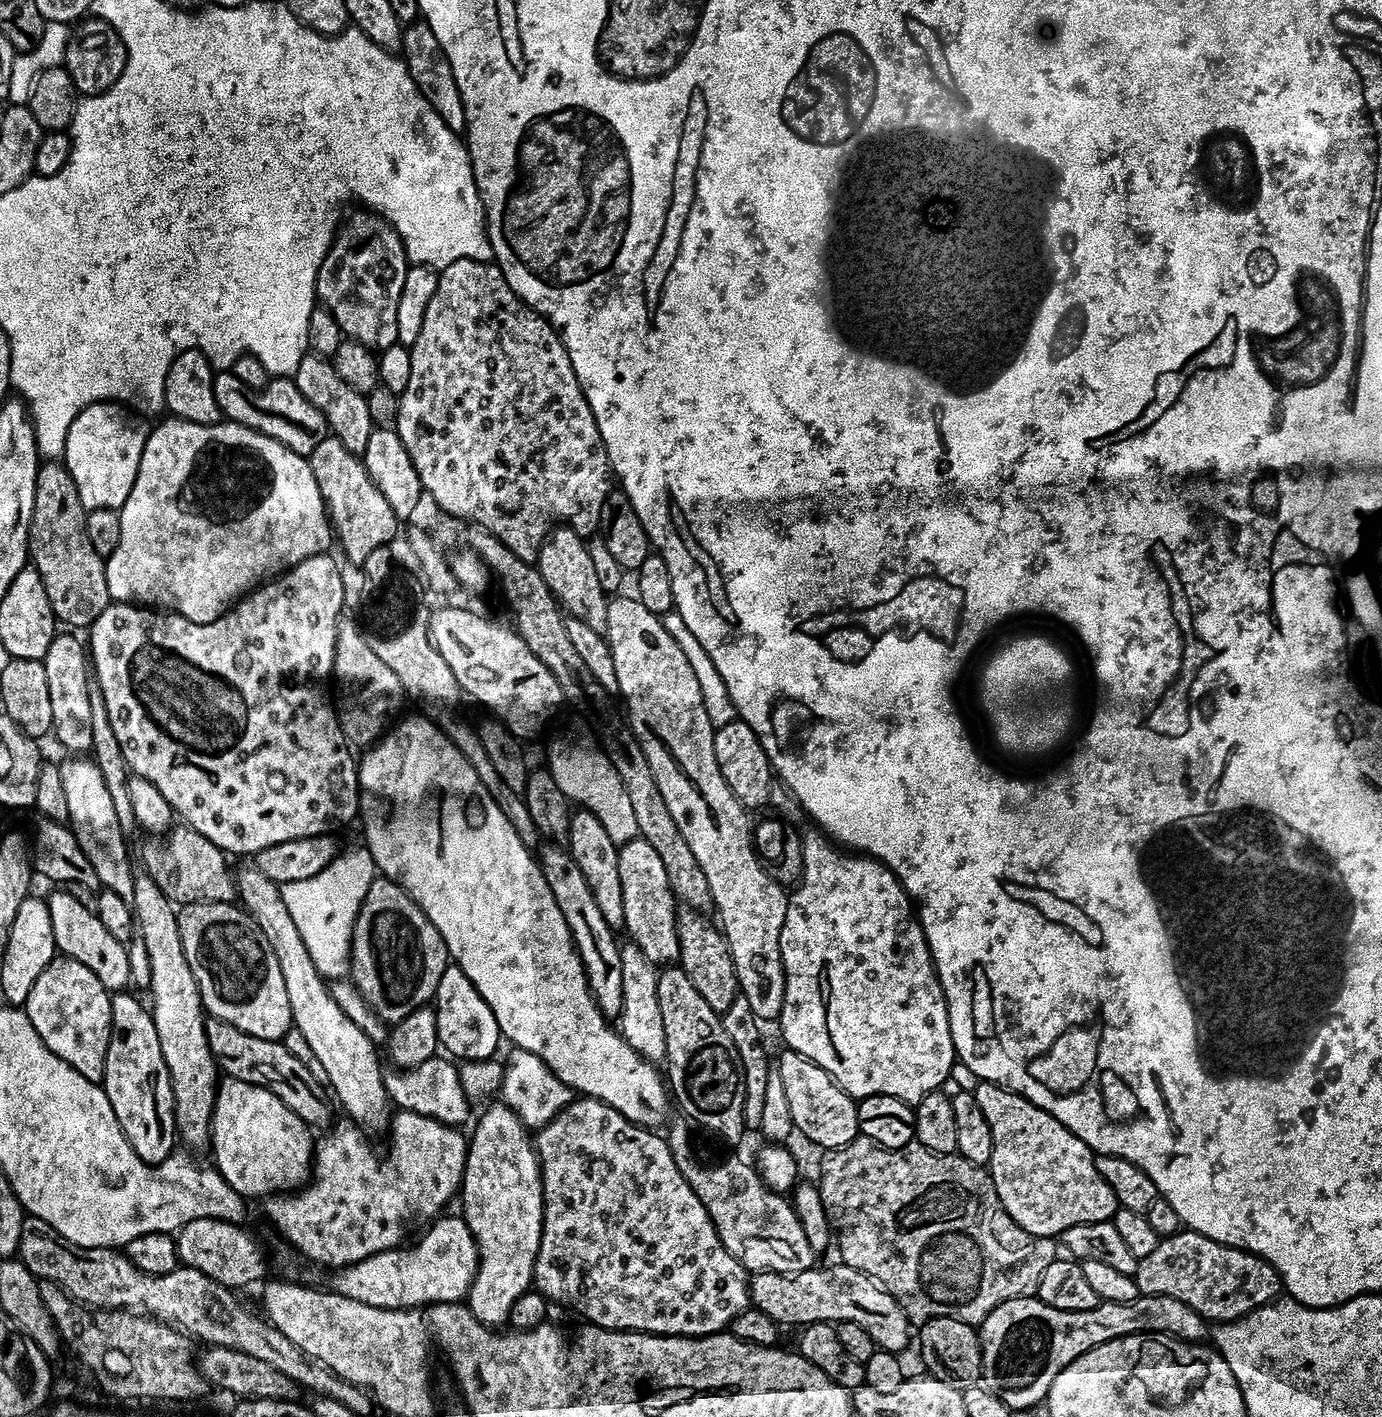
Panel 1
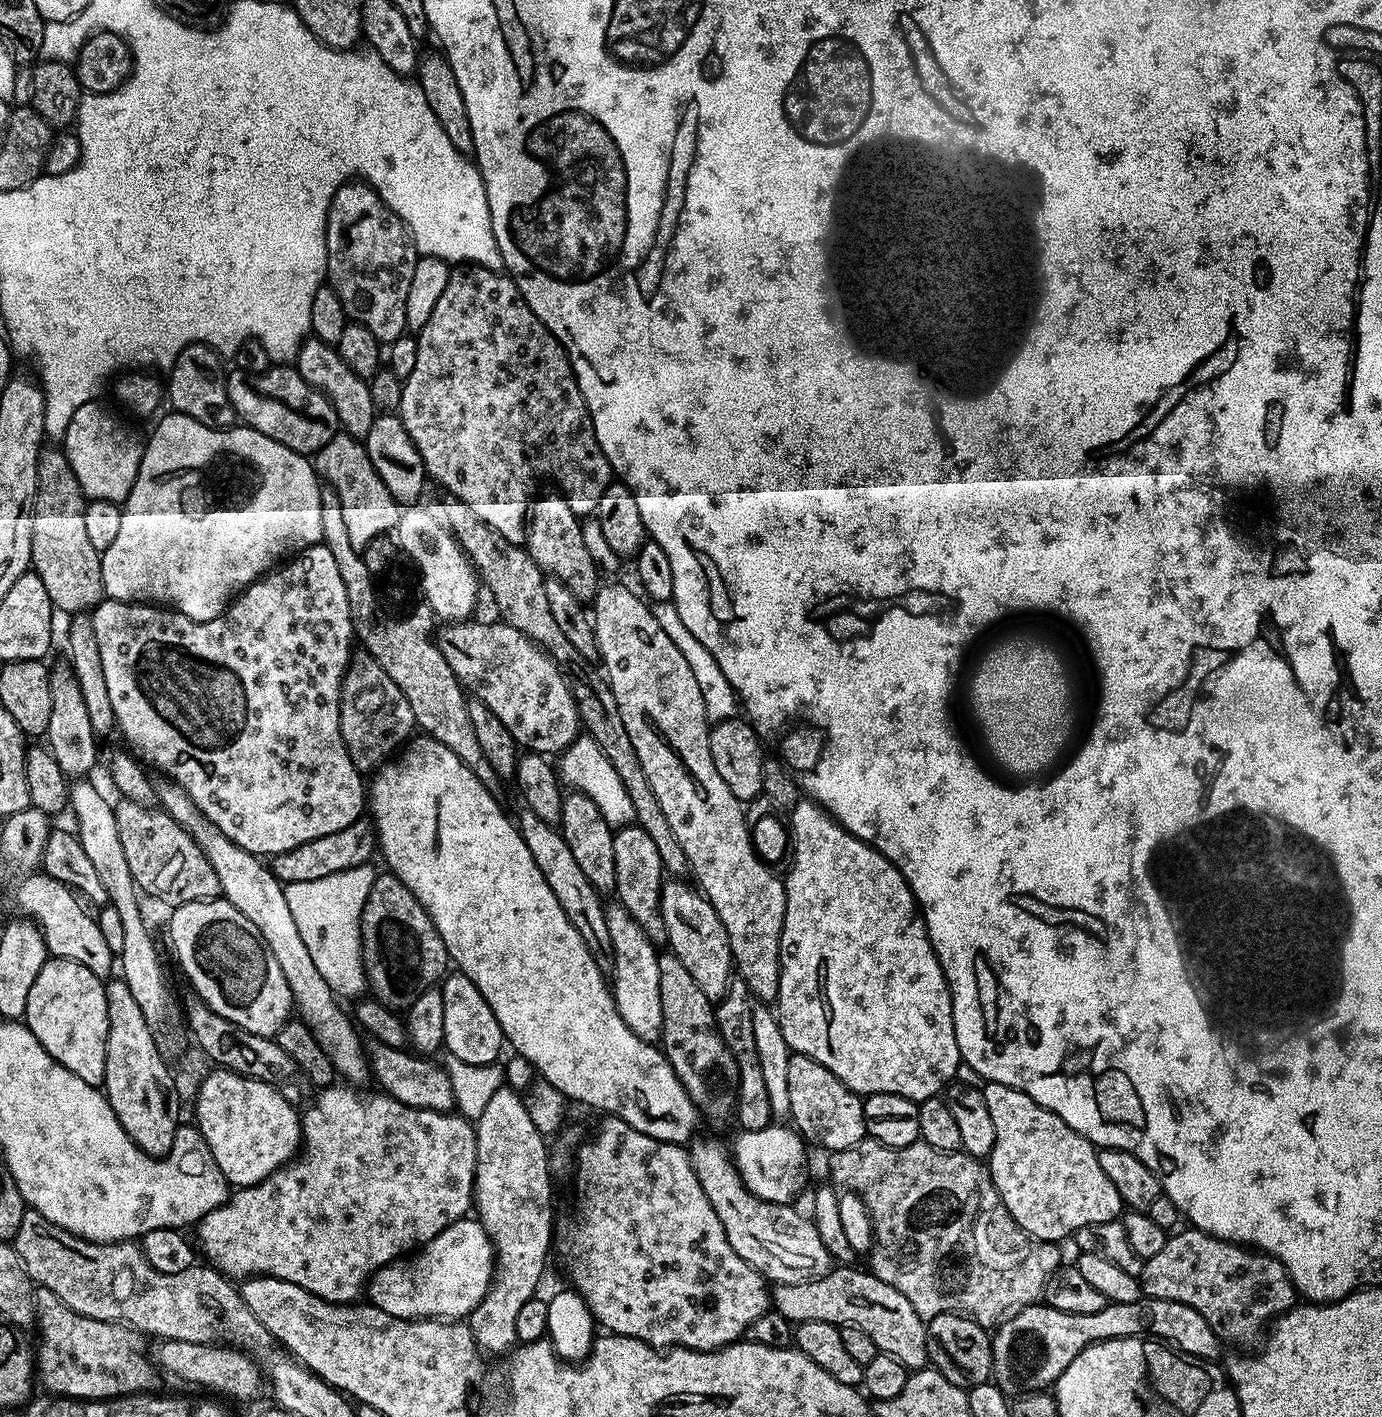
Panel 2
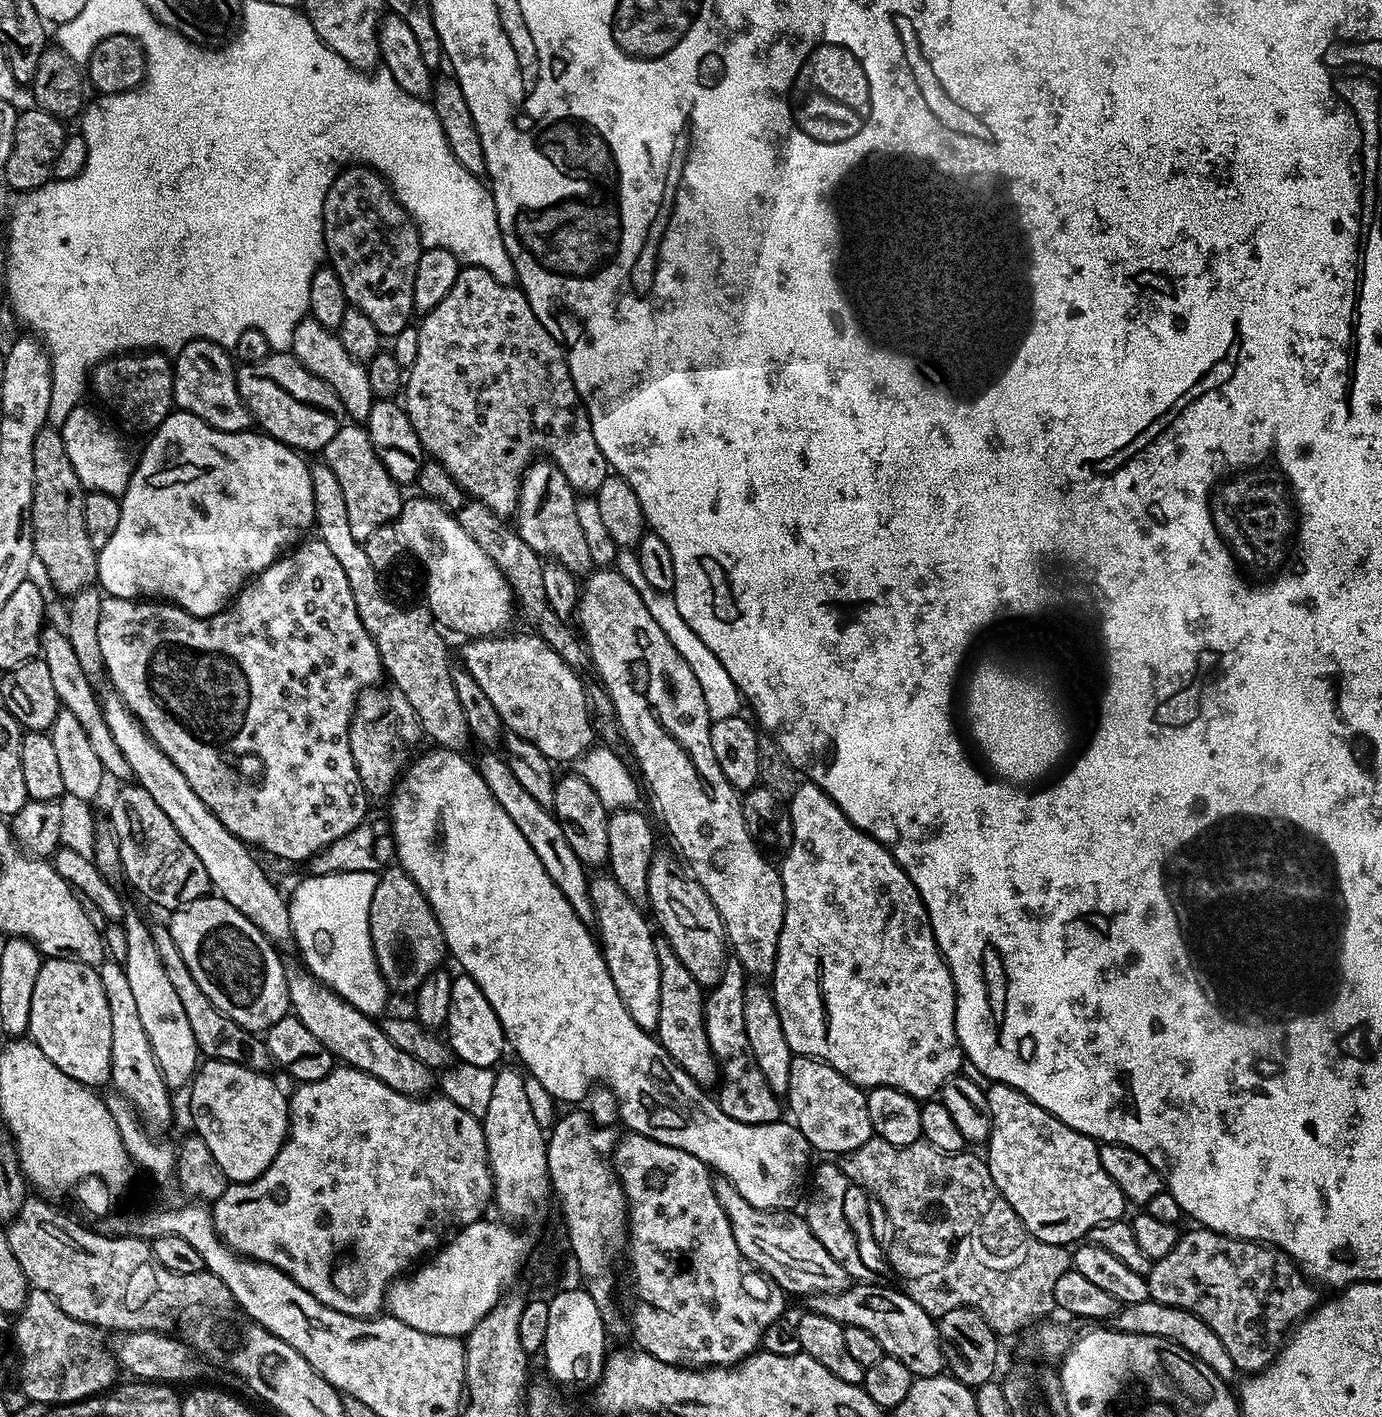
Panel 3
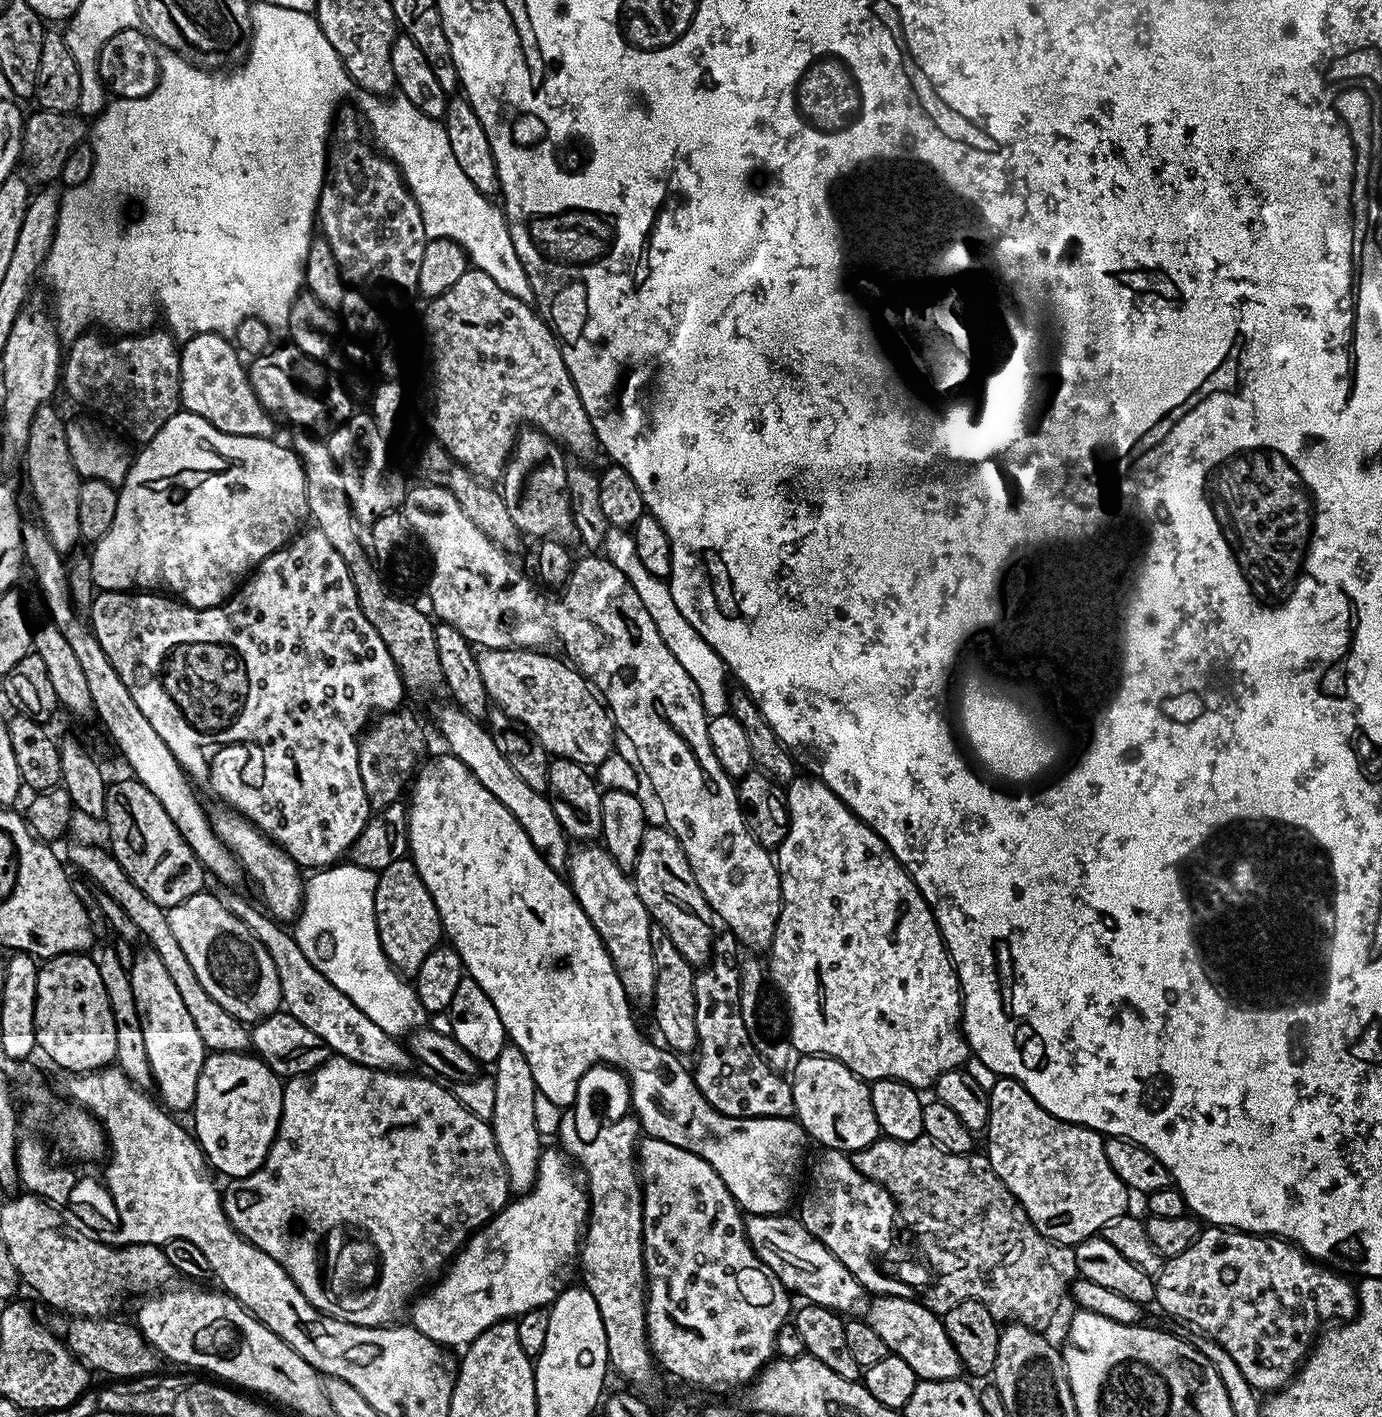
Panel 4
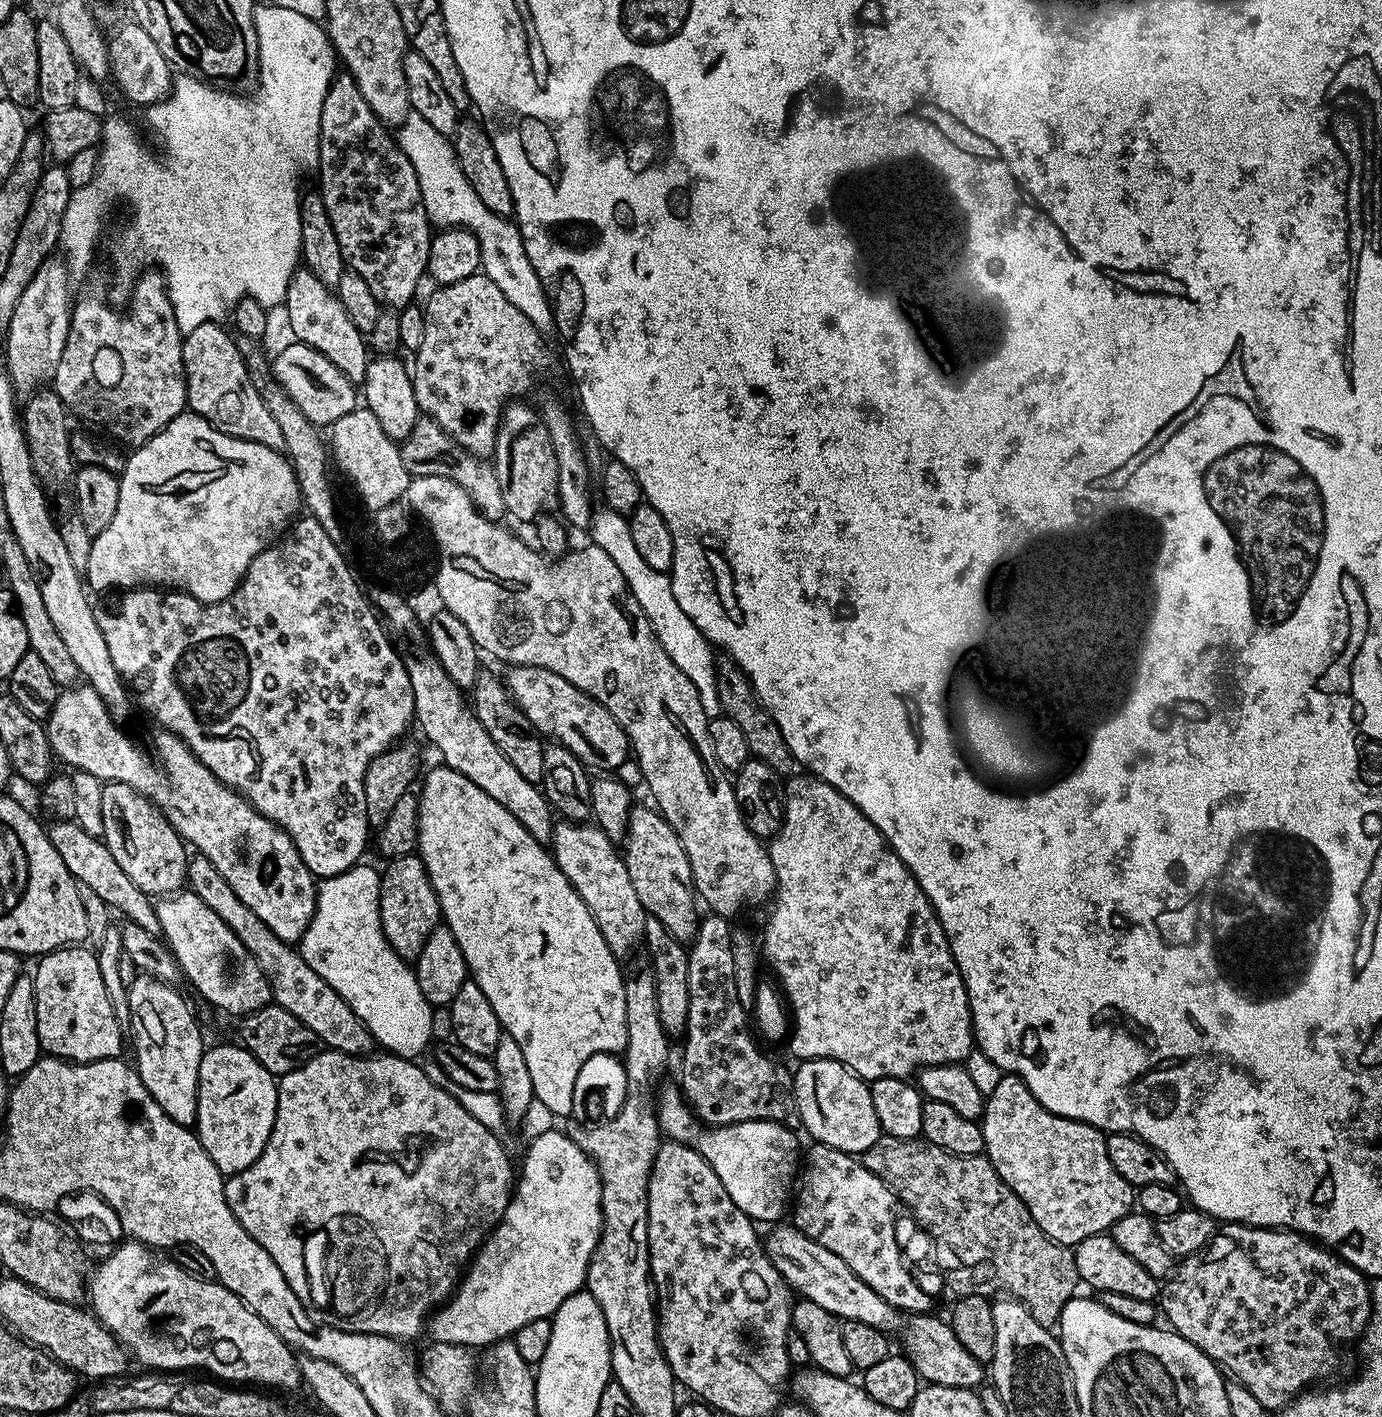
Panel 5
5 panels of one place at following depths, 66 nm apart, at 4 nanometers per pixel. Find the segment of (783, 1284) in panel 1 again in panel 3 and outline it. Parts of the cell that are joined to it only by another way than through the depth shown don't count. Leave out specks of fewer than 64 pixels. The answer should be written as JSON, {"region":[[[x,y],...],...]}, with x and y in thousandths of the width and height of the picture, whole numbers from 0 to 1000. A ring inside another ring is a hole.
{"region":[[[619,905],[609,910],[608,912],[591,912],[584,915],[584,922],[592,927],[598,927],[598,930],[603,930],[603,933],[611,936],[624,936],[624,939],[630,939],[632,944],[638,950],[640,956],[650,958],[660,968],[661,972],[679,971],[684,968],[683,956],[680,952],[680,939],[678,932],[664,919],[661,919],[657,912],[648,909],[639,909],[637,906],[632,905]]]}

